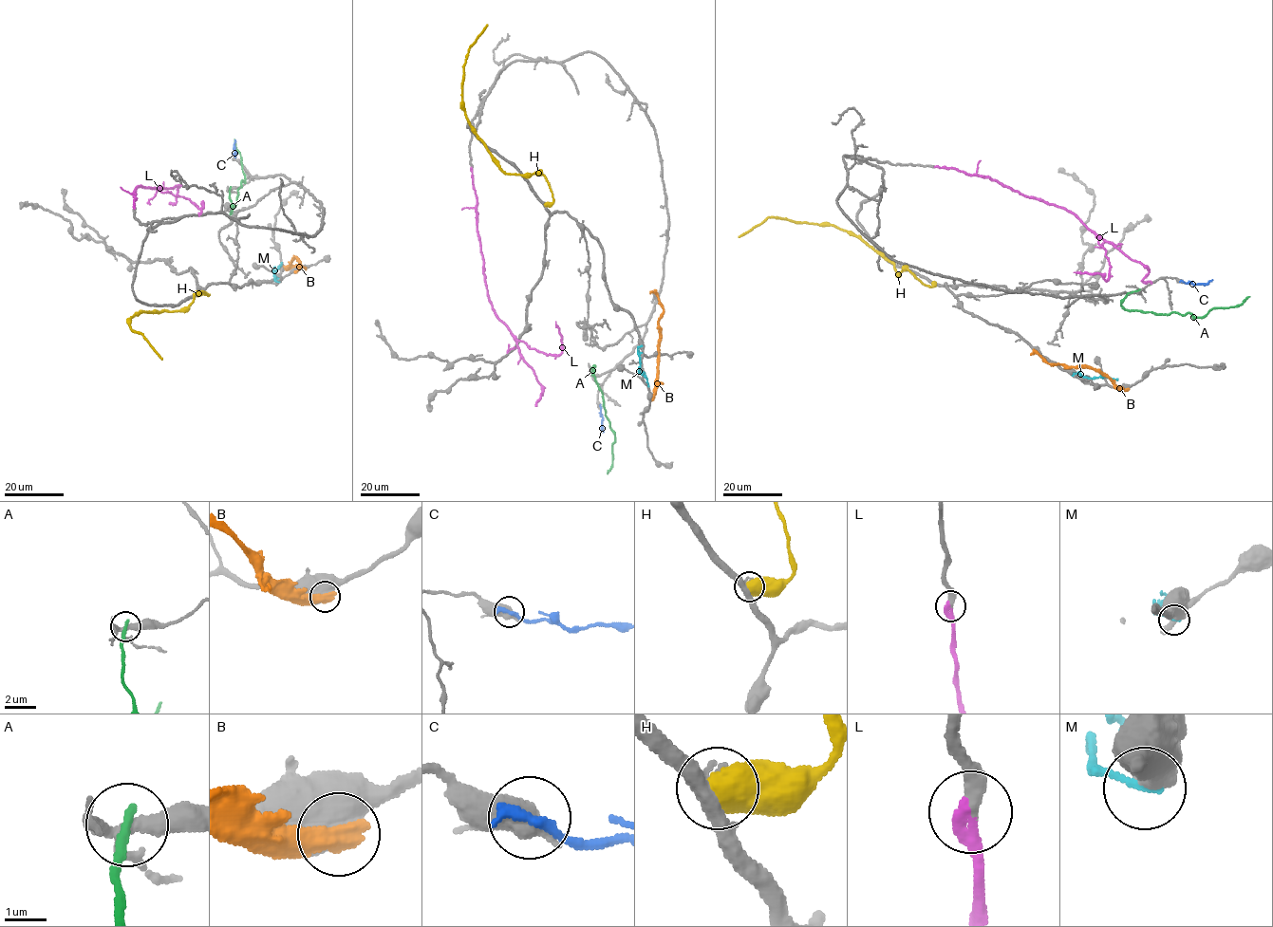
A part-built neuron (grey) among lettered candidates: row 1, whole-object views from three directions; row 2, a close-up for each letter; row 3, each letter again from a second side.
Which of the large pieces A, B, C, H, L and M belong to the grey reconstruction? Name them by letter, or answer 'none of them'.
L

